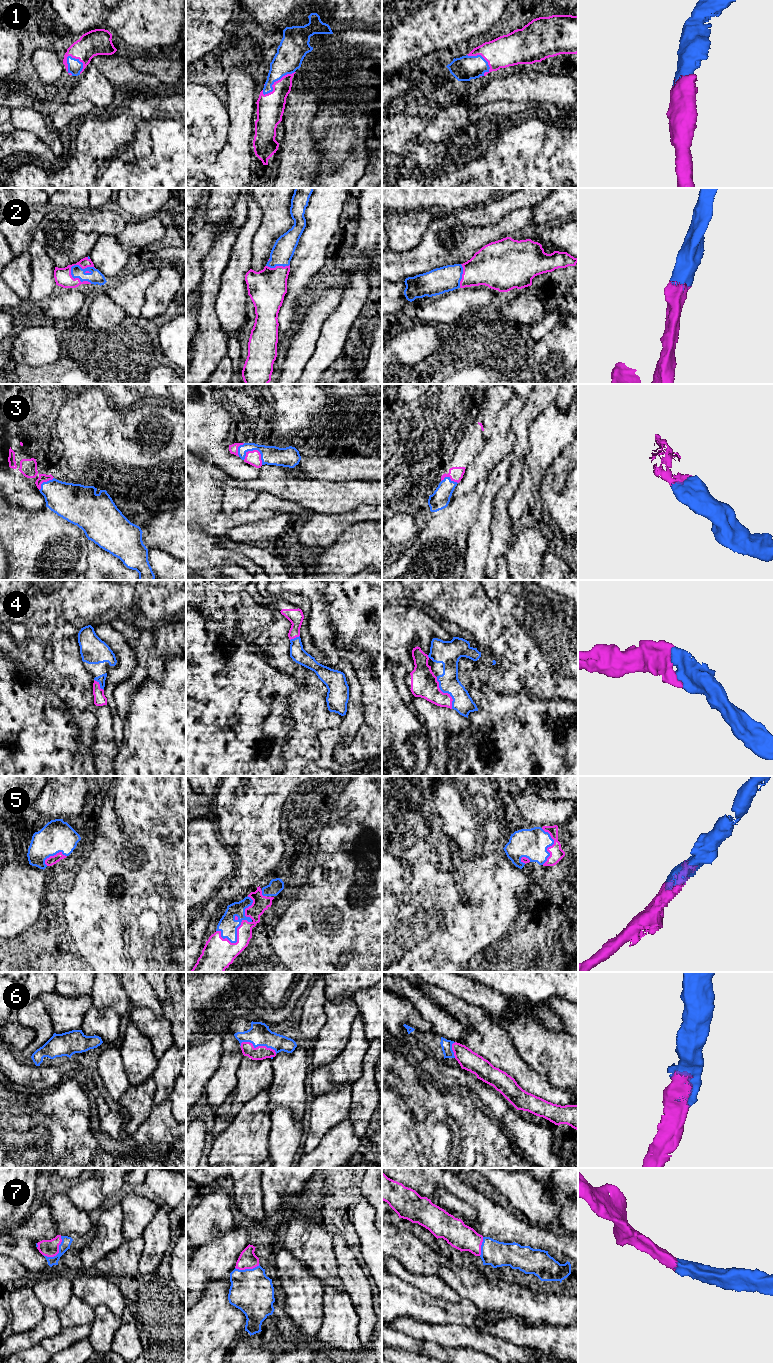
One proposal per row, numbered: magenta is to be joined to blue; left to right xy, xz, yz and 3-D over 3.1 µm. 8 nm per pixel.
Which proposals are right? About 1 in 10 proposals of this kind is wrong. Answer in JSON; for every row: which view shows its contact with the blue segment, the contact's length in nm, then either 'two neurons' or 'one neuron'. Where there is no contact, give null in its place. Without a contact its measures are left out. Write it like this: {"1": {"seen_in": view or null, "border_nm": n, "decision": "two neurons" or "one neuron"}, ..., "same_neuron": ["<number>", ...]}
{"1": {"seen_in": "xy", "border_nm": 180, "decision": "one neuron"}, "2": {"seen_in": "xy", "border_nm": 220, "decision": "one neuron"}, "3": {"seen_in": "xz", "border_nm": 170, "decision": "one neuron"}, "4": {"seen_in": "yz", "border_nm": 280, "decision": "one neuron"}, "5": {"seen_in": "xz", "border_nm": 300, "decision": "one neuron"}, "6": {"seen_in": "xz", "border_nm": 300, "decision": "one neuron"}, "7": {"seen_in": "xy", "border_nm": 220, "decision": "one neuron"}, "same_neuron": ["1", "2", "3", "4", "5", "6", "7"]}

